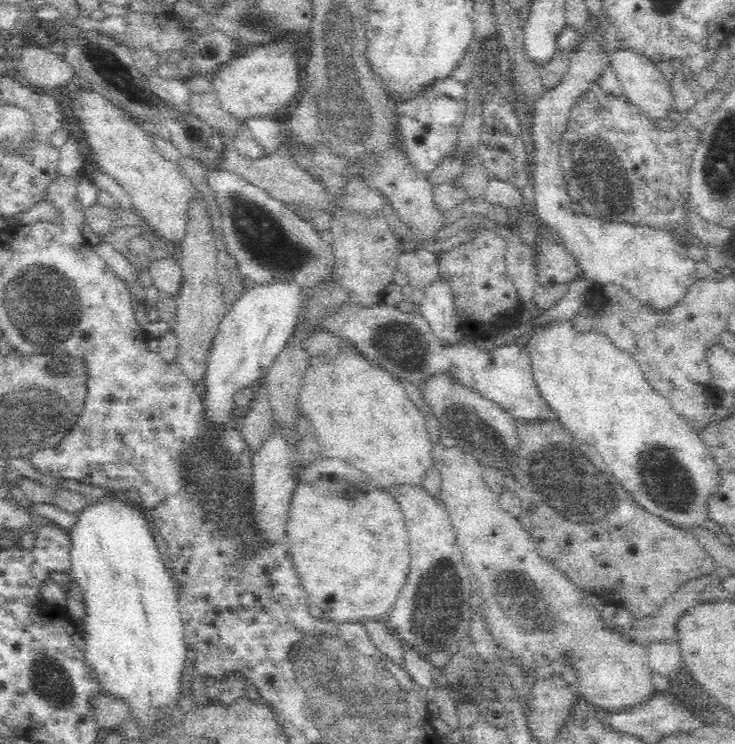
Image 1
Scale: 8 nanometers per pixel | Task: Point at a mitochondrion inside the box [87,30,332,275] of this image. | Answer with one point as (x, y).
(263, 241)

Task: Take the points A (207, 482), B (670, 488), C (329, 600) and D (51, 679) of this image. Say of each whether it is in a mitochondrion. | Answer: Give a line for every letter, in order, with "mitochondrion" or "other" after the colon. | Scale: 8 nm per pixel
A: mitochondrion
B: mitochondrion
C: other
D: mitochondrion

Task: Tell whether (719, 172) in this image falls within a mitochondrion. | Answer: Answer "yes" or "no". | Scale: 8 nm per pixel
yes

